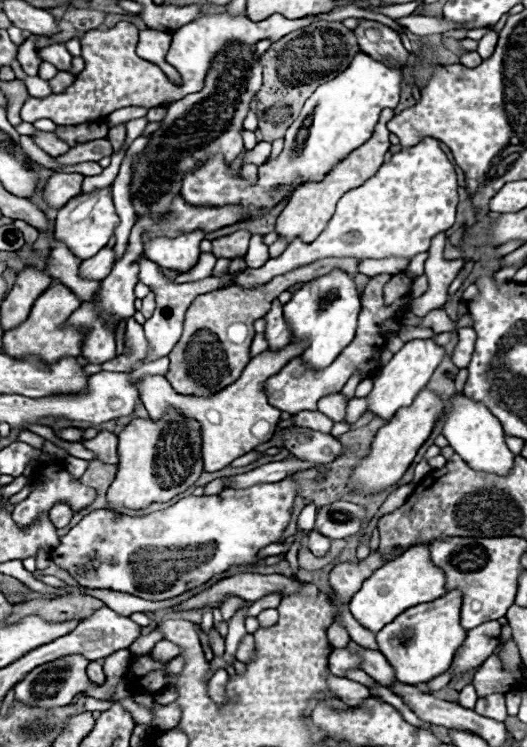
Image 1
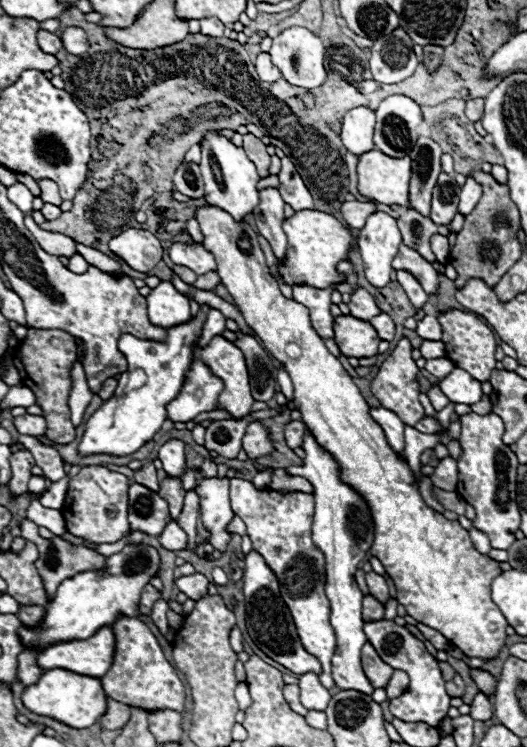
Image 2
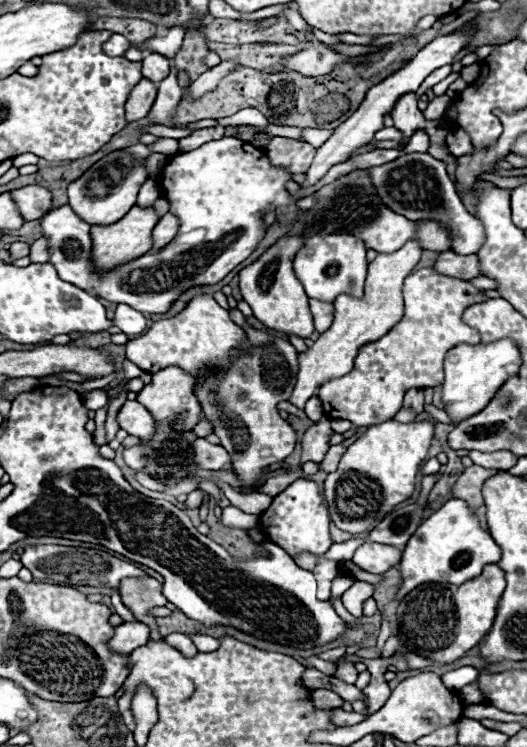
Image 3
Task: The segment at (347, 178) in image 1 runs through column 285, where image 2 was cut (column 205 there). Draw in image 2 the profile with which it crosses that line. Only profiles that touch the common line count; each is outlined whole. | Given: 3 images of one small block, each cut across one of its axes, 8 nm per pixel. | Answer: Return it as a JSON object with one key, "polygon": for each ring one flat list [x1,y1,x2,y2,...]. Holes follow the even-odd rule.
{"polygon":[[214,206,198,208,196,220,204,234,202,246,214,254,220,282,226,286,226,290,234,298,234,306,240,310,240,314,244,316,246,324,254,330,254,334,262,340,264,348,282,364,282,368,292,378,294,404,302,412,302,422,316,436,316,442,338,460,342,468,342,480,352,484,356,490,360,490,360,494,372,508,376,530,374,530,374,542,372,542,370,554,376,556,384,564,388,576,392,578,396,586,396,600,406,608,406,612,414,620,438,630,446,640,452,642,452,646,462,650,468,658,484,658,484,660,498,658,508,638,506,634,508,622,504,614,500,612,500,608,490,598,492,580,502,574,500,562,488,558,486,554,480,554,472,546,468,530,464,530,456,520,454,522,446,520,442,514,430,510,422,502,418,488,412,484,414,478,412,478,408,464,402,462,396,456,396,452,388,446,384,432,372,420,368,412,368,404,364,396,360,394,358,386,352,382,348,372,342,368,340,360,326,350,324,342,314,332,308,310,302,304,282,296,276,280,272,278,266,266,256,232,246,222,234,222,234,218,228,212,214,208],[288,342,296,342,302,348,302,356,298,360,292,360,284,352]]}

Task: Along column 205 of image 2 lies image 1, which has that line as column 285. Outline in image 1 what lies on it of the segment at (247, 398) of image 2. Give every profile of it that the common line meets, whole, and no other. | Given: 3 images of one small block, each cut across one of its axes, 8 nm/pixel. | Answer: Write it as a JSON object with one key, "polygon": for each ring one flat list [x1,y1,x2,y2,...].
{"polygon":[[288,344,286,348,282,348,278,352,266,350,266,352,258,354,246,364,246,368,242,370,242,376,236,382,232,382,230,386,226,386,220,392,212,392,210,396,182,396,182,394,176,394,176,390,172,390,172,386,166,378,150,376,138,384,140,398,152,420,164,418,168,408,184,410,184,414,188,414,188,418,198,420,202,426,200,434,202,434,204,472,216,472,216,470,226,468,232,460,240,458,248,450,252,450,260,444,266,444,272,438,276,424,280,422,280,410,276,410,274,406,268,404,262,384,268,378,272,378,276,372,280,372,286,362,300,356,302,350,304,350,304,346,300,346,300,344,298,346]]}

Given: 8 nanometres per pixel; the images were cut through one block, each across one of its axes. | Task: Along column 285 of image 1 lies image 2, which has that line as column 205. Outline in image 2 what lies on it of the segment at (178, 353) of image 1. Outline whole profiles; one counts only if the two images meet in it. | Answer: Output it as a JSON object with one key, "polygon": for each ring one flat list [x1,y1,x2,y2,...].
{"polygon":[[208,272,208,274,202,274,200,276,200,282,196,282,196,288,198,290,210,290,214,292,214,288,220,284,220,278,216,272]]}

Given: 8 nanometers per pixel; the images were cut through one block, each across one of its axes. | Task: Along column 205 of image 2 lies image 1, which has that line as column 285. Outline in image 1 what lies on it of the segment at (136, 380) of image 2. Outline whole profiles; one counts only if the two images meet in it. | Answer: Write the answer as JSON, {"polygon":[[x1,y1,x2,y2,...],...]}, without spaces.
{"polygon":[[332,270,304,284,284,306,284,318,290,326,292,342,308,342,300,358,312,370,322,370,324,366,330,366,338,358,338,354,354,340,360,310,362,306,356,284,352,276,342,270]]}

